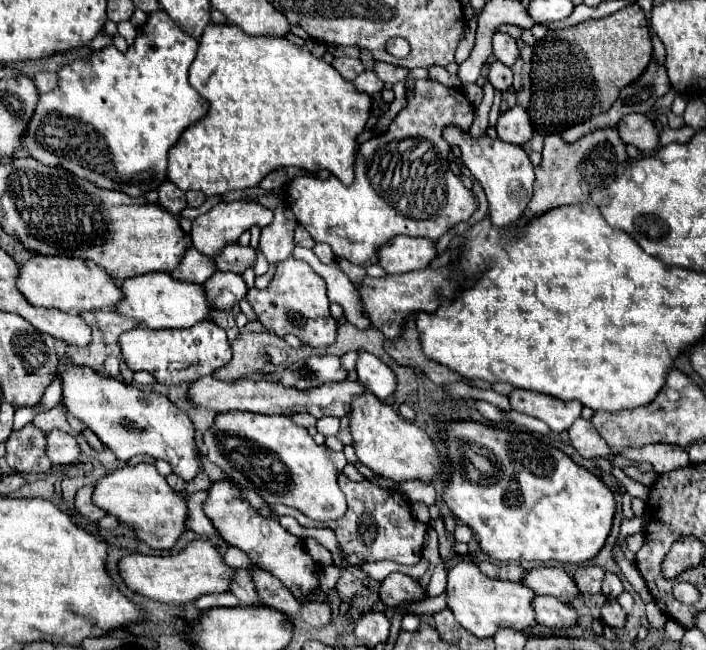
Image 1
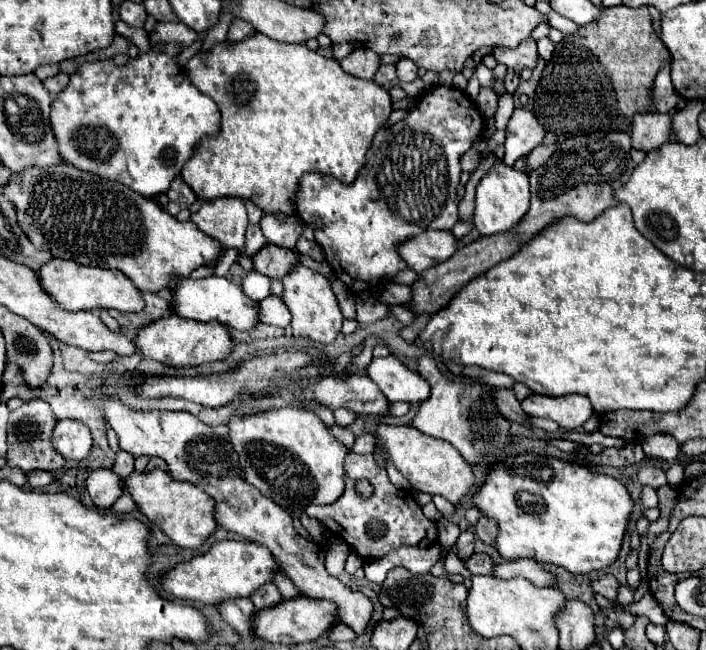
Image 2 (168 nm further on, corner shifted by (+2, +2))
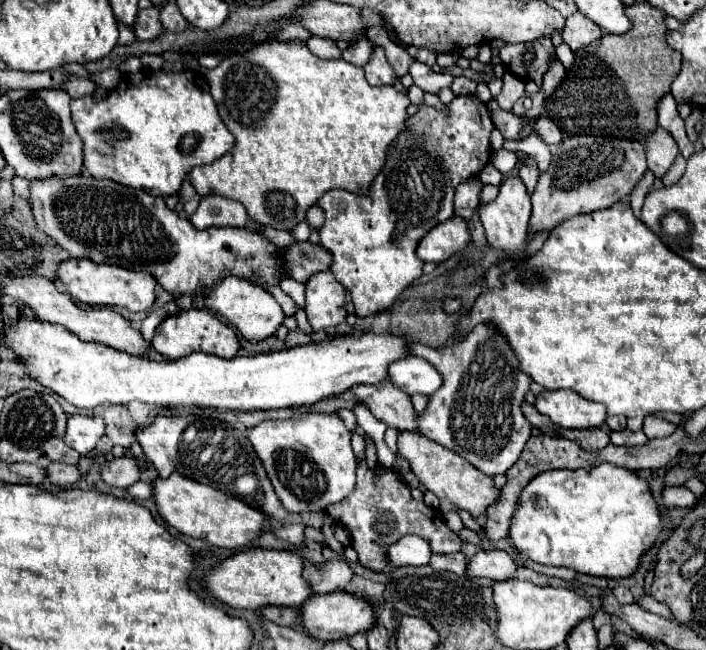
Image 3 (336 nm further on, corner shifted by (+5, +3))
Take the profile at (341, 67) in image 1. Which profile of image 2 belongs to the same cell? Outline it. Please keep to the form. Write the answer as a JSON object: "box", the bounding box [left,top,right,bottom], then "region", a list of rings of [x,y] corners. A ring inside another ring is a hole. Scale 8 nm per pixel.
{"box":[341,48,379,80],"region":[[[357,48],[355,52],[351,52],[349,56],[345,56],[341,60],[341,68],[347,70],[349,74],[353,74],[355,78],[373,80],[373,74],[379,68],[379,56],[375,52],[371,52],[371,50]]]}

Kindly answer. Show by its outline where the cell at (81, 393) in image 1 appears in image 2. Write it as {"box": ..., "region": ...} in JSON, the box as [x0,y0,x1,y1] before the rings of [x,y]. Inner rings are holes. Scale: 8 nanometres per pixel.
{"box":[85,396,373,634],"region":[[[85,396],[85,404],[99,406],[107,424],[115,430],[121,450],[133,456],[159,456],[163,458],[175,480],[185,480],[199,484],[203,492],[215,498],[215,522],[217,526],[245,536],[249,542],[265,546],[279,564],[279,572],[293,580],[295,588],[305,598],[331,600],[337,604],[337,616],[357,634],[363,634],[369,624],[373,604],[361,592],[353,592],[337,578],[329,576],[325,570],[325,552],[319,544],[299,536],[293,528],[289,514],[275,504],[271,498],[261,496],[257,488],[249,486],[237,470],[237,454],[231,444],[217,436],[211,426],[203,424],[189,412],[169,412],[169,410],[133,410],[125,406],[117,396]],[[203,438],[203,440],[199,440]],[[199,476],[199,480],[197,480]]]}

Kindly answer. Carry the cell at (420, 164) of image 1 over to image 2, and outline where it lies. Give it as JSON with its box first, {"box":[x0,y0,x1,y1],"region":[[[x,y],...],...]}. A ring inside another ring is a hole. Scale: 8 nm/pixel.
{"box":[295,86,485,294],"region":[[[435,86],[421,94],[417,106],[411,108],[401,122],[381,128],[375,134],[371,148],[367,150],[365,166],[359,170],[359,176],[353,184],[339,184],[339,180],[333,176],[315,172],[307,172],[307,176],[303,176],[303,184],[299,184],[299,196],[295,198],[297,216],[307,228],[315,232],[315,240],[323,248],[325,260],[333,268],[335,276],[351,292],[359,294],[373,290],[383,278],[391,278],[405,268],[405,262],[395,250],[399,242],[427,230],[451,230],[459,222],[459,158],[471,148],[471,142],[481,136],[483,128],[485,122],[465,92],[453,86]],[[315,218],[321,220],[321,226],[315,224]]]}

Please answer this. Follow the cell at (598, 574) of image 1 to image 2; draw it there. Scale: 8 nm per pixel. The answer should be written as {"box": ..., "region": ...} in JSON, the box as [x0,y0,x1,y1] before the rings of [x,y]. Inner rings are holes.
{"box":[591,574,619,600],"region":[[[605,574],[605,576],[601,576],[601,578],[591,582],[591,590],[595,594],[601,594],[601,596],[609,598],[609,600],[617,598],[617,586],[619,586],[619,582],[615,580],[613,574]]]}

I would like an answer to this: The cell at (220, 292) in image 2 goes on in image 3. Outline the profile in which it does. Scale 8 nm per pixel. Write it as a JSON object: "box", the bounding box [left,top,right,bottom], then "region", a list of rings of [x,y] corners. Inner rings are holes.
{"box":[204,277,286,343],"region":[[[226,277],[226,279],[222,279],[222,283],[214,285],[212,291],[206,293],[204,305],[206,305],[206,309],[214,309],[216,313],[224,315],[230,323],[234,323],[240,329],[244,339],[248,339],[252,343],[260,343],[272,335],[276,335],[276,329],[282,325],[282,321],[286,317],[282,307],[276,303],[276,299],[268,291],[264,291],[258,285],[248,283],[246,279],[236,279],[236,277]]]}

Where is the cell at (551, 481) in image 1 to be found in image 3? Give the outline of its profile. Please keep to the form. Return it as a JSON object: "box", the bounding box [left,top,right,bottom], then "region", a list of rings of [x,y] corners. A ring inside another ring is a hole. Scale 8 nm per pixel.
{"box":[510,463,662,579],"region":[[[600,463],[592,469],[558,469],[536,475],[522,491],[518,511],[510,525],[510,543],[536,563],[570,567],[576,573],[622,579],[636,573],[642,557],[654,545],[654,533],[662,531],[660,507],[650,493],[650,485],[634,471]]]}

